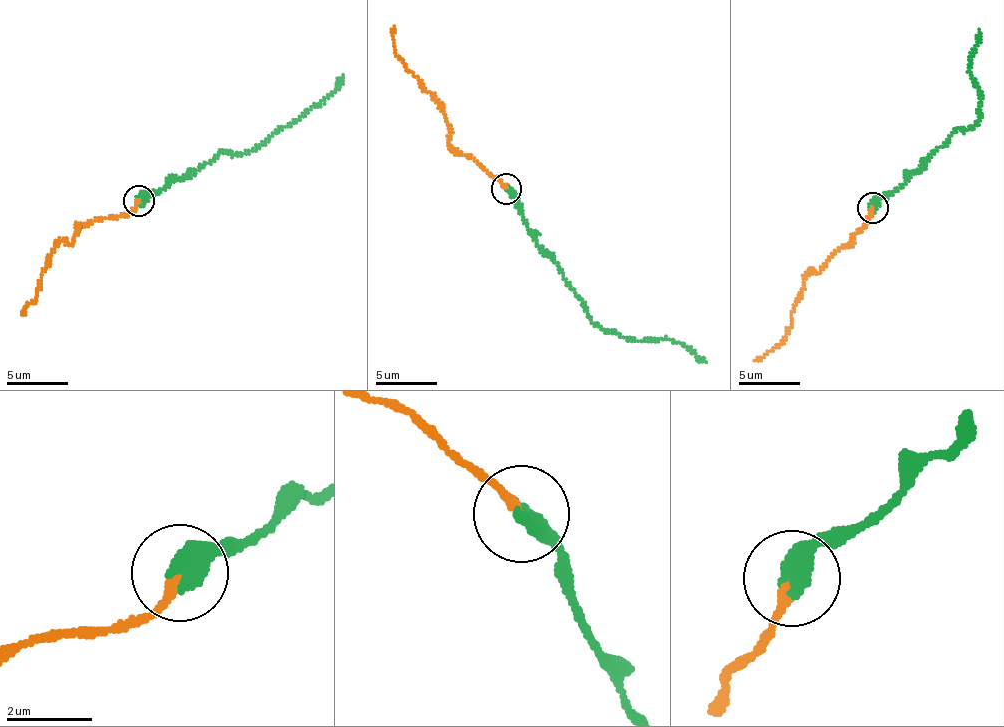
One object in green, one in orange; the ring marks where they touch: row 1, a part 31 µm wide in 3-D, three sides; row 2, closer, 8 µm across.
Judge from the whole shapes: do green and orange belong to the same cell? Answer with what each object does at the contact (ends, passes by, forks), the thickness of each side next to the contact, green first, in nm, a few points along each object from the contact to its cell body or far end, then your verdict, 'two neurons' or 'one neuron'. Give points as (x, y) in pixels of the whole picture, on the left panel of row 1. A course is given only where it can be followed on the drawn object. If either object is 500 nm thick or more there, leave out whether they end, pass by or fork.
500 nm thick on the green side, 180 nm on the other; green runs (139, 200), (152, 192), (155, 194), (227, 150), (241, 156), (336, 89), (343, 74); orange runs (139, 200), (128, 214), (77, 226), (73, 243), (63, 241), (52, 249), (37, 292), (24, 314); one neuron

